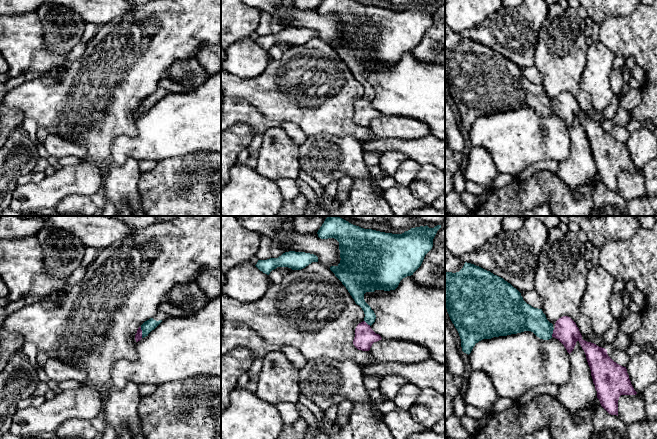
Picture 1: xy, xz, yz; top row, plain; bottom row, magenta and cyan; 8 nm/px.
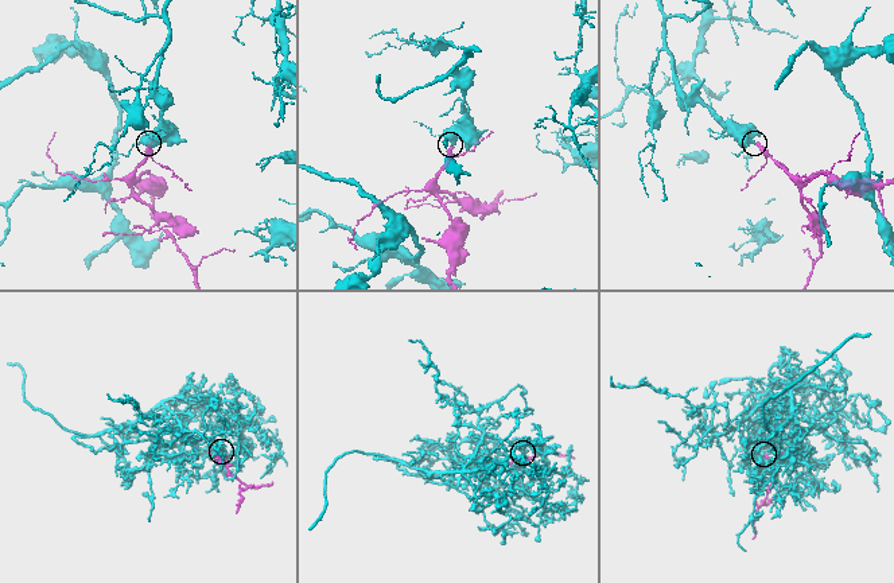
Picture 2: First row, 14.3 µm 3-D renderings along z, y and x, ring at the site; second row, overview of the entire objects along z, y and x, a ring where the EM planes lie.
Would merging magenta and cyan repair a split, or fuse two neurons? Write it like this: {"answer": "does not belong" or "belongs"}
{"answer": "belongs"}

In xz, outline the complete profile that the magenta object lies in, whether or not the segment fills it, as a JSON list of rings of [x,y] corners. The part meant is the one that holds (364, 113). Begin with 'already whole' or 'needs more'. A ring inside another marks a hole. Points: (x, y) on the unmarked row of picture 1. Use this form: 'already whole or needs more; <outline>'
needs more; [[[322,0],[317,8],[318,13],[334,14],[339,18],[341,36],[337,42],[331,42],[330,46],[365,90],[364,97],[355,105],[353,120],[358,126],[369,127],[374,118],[382,115],[370,103],[375,98],[376,91],[365,78],[364,70],[375,66],[395,66],[403,54],[413,51],[421,42],[425,31],[432,25],[433,15],[440,4],[441,1],[434,4],[426,1],[411,4],[402,10],[392,10],[364,5],[353,0]]]

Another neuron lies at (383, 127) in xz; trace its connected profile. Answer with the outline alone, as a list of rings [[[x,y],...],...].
[[[381,115],[374,118],[369,126],[371,139],[416,139],[430,133],[426,123],[410,117]]]

